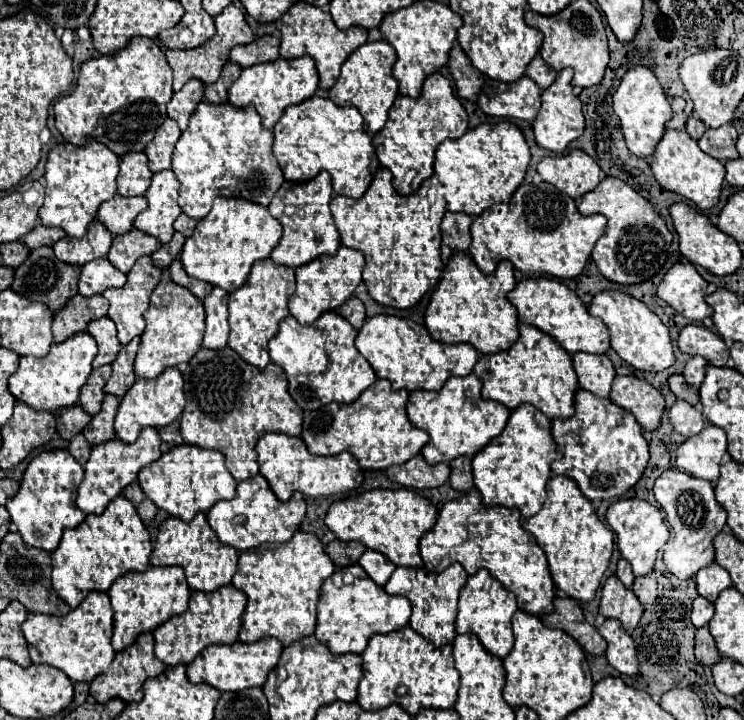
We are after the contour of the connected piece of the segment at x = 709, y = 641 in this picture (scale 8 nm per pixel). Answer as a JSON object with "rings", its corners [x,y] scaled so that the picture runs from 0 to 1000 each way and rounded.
{"rings":[[[944,871],[935,876],[935,915],[941,924],[952,924],[952,926],[962,924],[970,915],[968,907],[962,904],[962,896],[952,871]]]}

